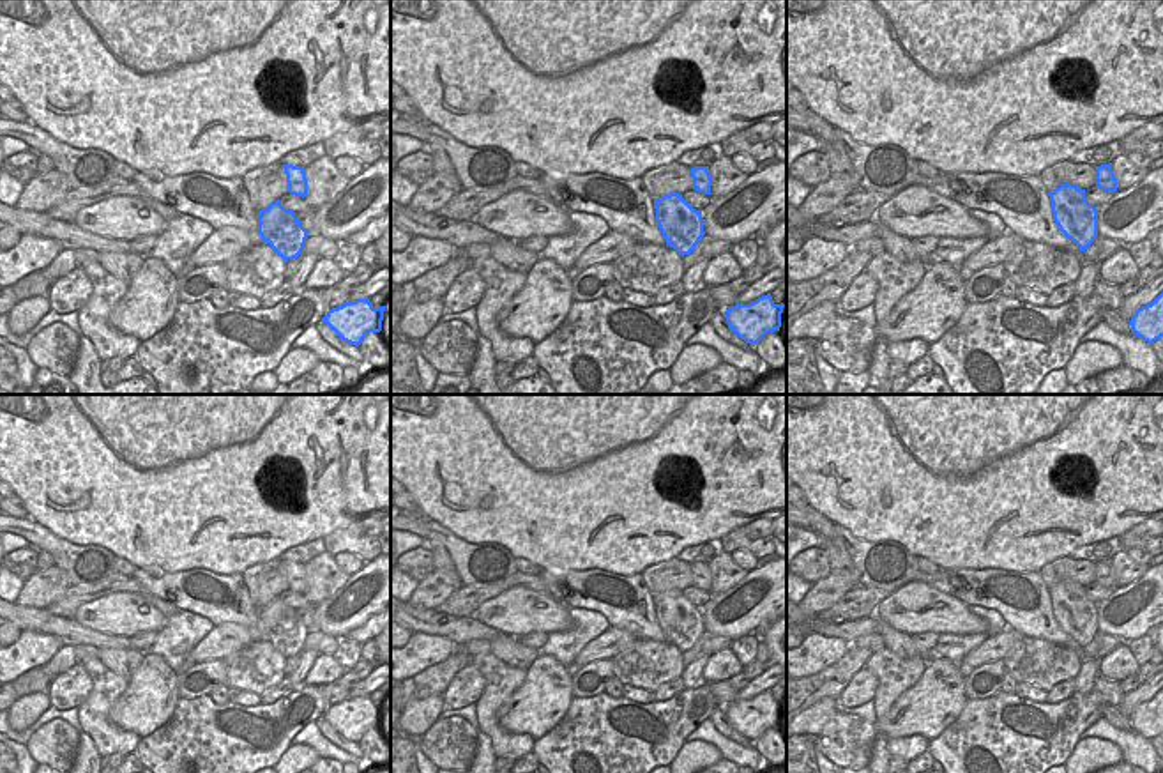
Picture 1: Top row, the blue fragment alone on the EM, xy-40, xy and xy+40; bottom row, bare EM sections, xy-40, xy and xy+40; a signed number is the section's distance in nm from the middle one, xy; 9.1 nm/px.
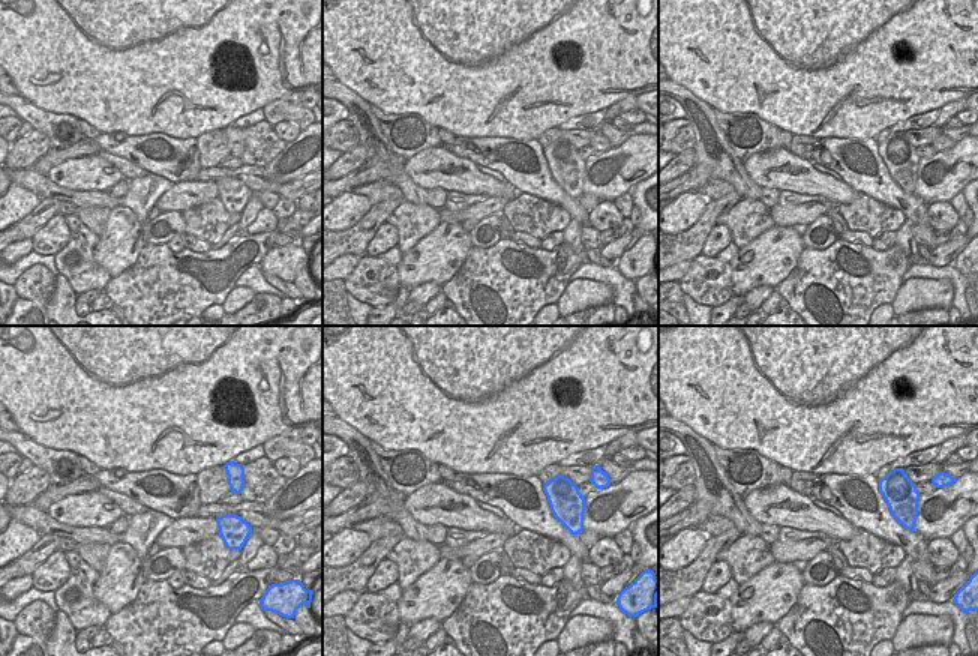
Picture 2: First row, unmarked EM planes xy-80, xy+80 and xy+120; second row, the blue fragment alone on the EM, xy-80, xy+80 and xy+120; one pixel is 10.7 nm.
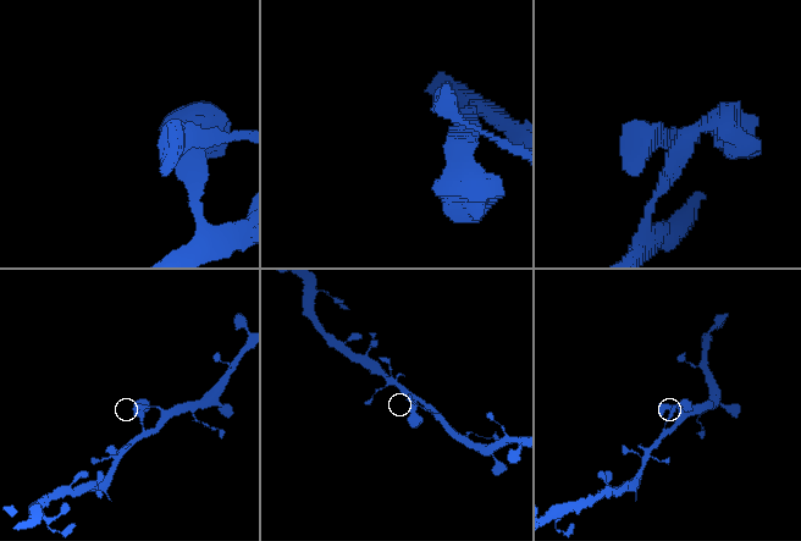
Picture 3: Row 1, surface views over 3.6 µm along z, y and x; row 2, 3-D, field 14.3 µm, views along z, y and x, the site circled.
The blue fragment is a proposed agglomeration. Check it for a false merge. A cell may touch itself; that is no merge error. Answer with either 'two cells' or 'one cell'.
one cell

